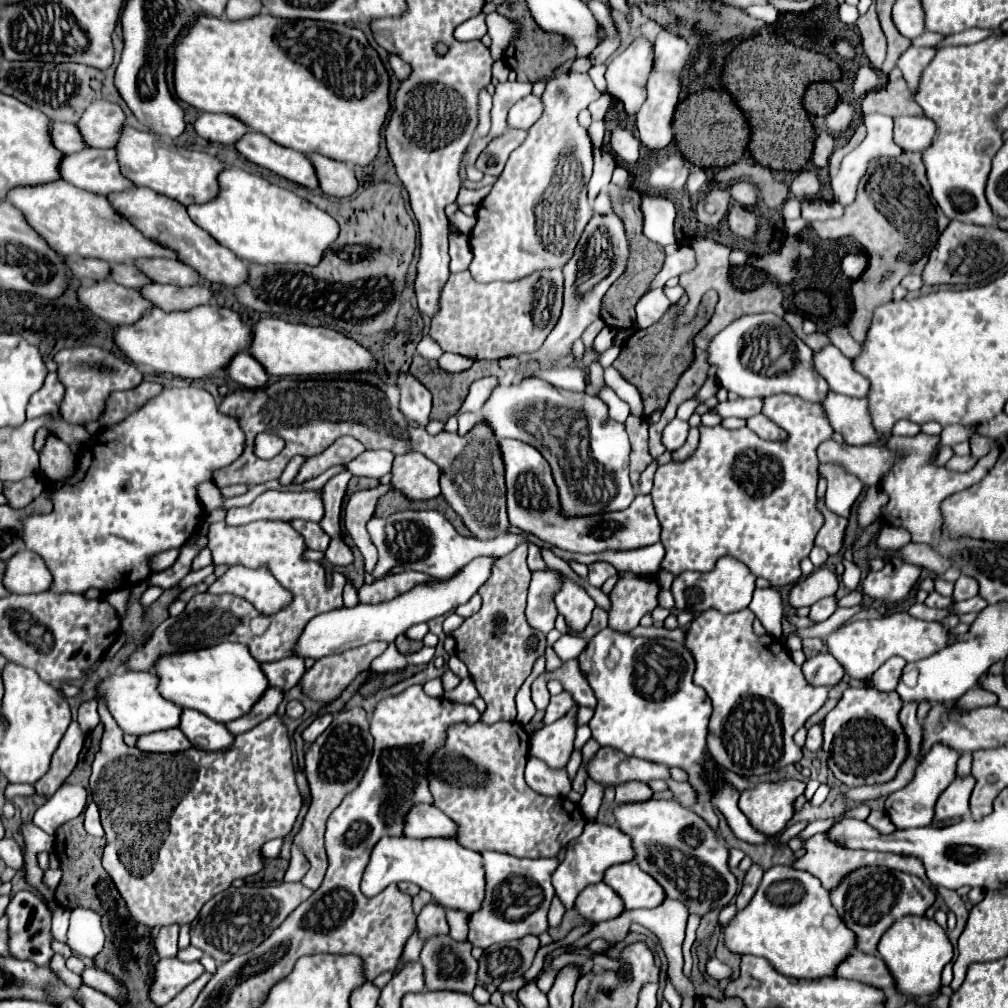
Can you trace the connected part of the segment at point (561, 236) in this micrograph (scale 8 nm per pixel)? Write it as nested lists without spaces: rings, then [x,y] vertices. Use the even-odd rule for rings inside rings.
[[[572,70],[570,72],[556,72],[554,78],[548,80],[546,90],[542,94],[542,102],[544,102],[542,118],[528,130],[528,138],[524,140],[524,144],[518,146],[510,154],[510,158],[508,158],[508,162],[504,166],[504,172],[500,174],[498,182],[492,186],[492,192],[480,202],[480,206],[476,210],[478,222],[472,228],[472,232],[470,232],[470,246],[472,246],[472,254],[474,254],[472,264],[470,264],[470,274],[472,274],[472,278],[476,282],[496,282],[496,280],[516,282],[516,280],[522,280],[522,278],[538,272],[538,270],[564,268],[564,264],[574,256],[574,248],[576,248],[576,244],[580,240],[580,234],[584,232],[584,228],[586,228],[586,224],[588,224],[588,220],[592,218],[592,212],[594,212],[590,202],[588,202],[588,192],[586,192],[586,186],[588,186],[588,180],[590,180],[590,174],[592,174],[592,138],[590,138],[590,132],[578,124],[578,114],[580,114],[582,108],[588,108],[590,102],[598,100],[598,98],[600,98],[600,90],[594,86],[594,82],[592,82],[592,78],[588,74],[580,74],[580,72],[572,72]]]

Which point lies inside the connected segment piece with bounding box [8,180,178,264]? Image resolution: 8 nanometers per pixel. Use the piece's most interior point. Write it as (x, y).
(74, 222)

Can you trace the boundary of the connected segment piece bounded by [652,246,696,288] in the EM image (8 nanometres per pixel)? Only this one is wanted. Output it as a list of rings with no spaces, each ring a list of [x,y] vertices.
[[[682,246],[676,254],[668,256],[664,262],[664,268],[658,272],[656,280],[652,282],[652,288],[660,288],[666,284],[668,278],[678,278],[684,272],[690,272],[696,266],[696,254],[690,246]]]

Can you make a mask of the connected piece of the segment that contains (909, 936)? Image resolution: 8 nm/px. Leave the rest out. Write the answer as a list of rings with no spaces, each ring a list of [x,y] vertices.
[[[904,916],[892,924],[878,942],[878,954],[884,958],[892,976],[896,978],[896,990],[910,996],[934,994],[940,988],[940,974],[952,960],[954,948],[948,934],[926,916]]]

